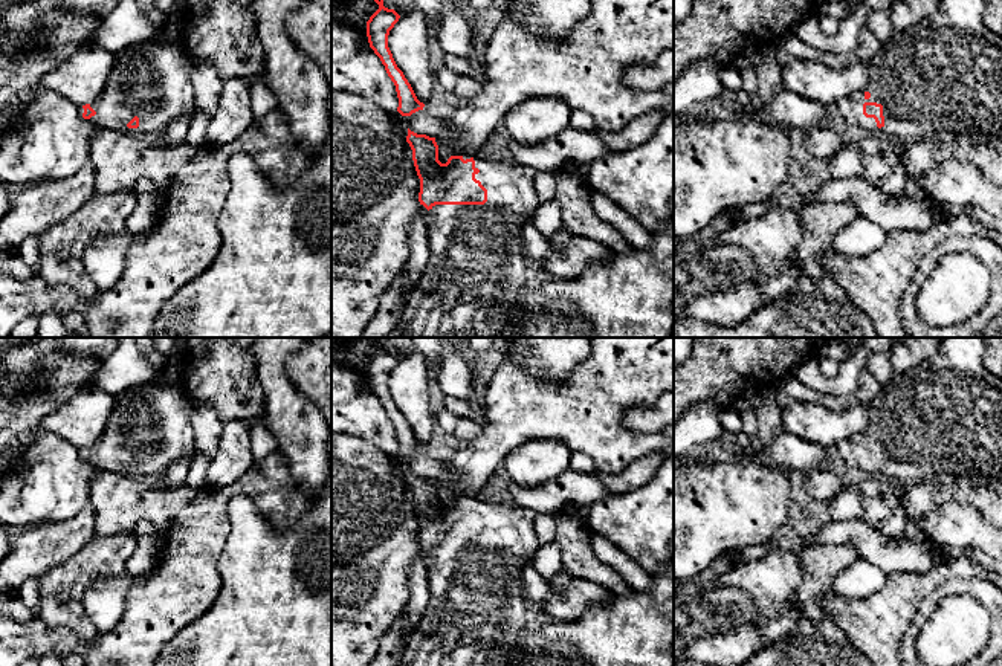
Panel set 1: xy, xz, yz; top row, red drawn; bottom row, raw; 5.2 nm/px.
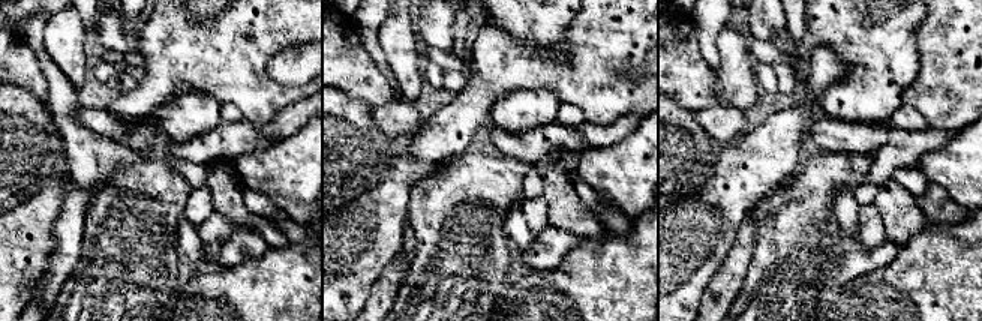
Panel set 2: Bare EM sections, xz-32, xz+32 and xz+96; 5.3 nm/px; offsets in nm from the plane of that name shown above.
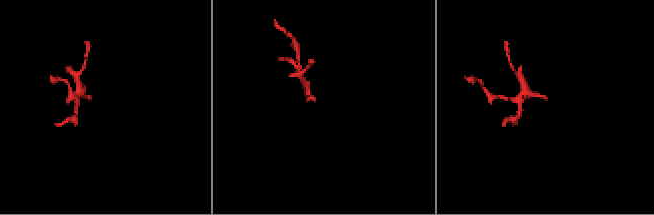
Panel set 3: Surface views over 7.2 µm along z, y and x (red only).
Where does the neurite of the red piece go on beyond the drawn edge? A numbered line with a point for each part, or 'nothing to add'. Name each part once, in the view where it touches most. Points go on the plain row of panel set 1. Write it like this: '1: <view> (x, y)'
1: xz (475, 616)

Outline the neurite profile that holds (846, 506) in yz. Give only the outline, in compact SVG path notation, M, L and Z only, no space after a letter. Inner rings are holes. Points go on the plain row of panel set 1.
M851 484L845 490L828 503L828 519L842 522L849 519L858 519L861 516L861 487L860 484Z

